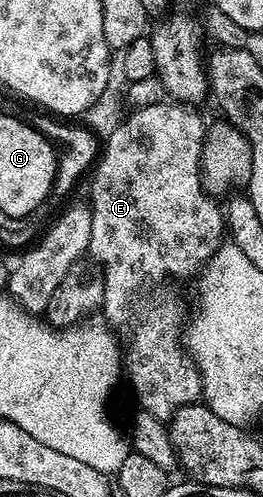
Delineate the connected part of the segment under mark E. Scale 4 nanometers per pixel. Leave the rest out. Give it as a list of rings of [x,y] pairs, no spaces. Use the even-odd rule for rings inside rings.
[[[164,101],[157,105],[145,105],[144,107],[134,108],[128,119],[123,119],[111,131],[107,143],[102,144],[101,154],[90,172],[91,179],[91,246],[89,255],[97,264],[103,273],[103,306],[101,315],[104,320],[116,332],[128,331],[131,334],[131,340],[125,343],[125,350],[121,355],[121,363],[125,368],[125,379],[131,382],[131,391],[135,394],[138,410],[149,413],[157,417],[160,421],[170,420],[171,416],[190,403],[200,402],[203,393],[203,382],[199,376],[199,370],[195,368],[195,362],[187,353],[184,340],[181,336],[185,331],[185,315],[183,319],[183,303],[175,296],[175,291],[167,287],[167,283],[179,283],[182,279],[191,279],[195,274],[202,272],[207,263],[215,256],[215,250],[221,246],[225,239],[225,215],[221,207],[215,203],[216,200],[208,195],[207,190],[203,187],[203,173],[199,169],[201,153],[203,152],[203,137],[205,134],[205,122],[198,115],[194,106],[186,103],[176,103],[174,101]]]

